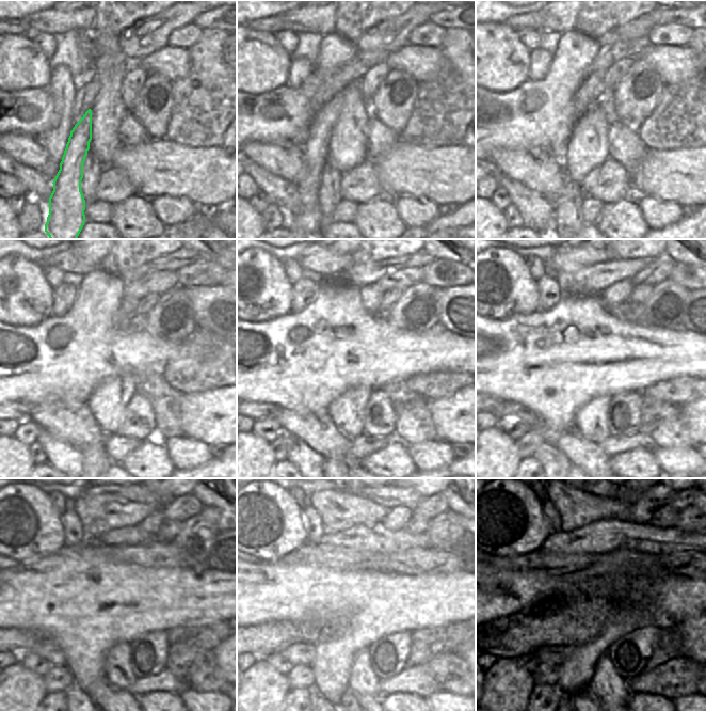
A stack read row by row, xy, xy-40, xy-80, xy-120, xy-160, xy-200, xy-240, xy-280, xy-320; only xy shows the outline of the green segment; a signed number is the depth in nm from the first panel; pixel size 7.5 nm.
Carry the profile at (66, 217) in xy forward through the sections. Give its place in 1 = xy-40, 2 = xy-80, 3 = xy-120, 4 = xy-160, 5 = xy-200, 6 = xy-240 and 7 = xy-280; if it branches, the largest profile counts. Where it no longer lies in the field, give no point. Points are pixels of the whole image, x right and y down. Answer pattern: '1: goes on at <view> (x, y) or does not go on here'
1: goes on at xy-40 (315, 149)
2: goes on at xy-80 (591, 90)
3: goes on at xy-120 (125, 319)
4: goes on at xy-160 (371, 296)
5: goes on at xy-200 (619, 293)
6: goes on at xy-240 (150, 524)
7: goes on at xy-280 (397, 518)

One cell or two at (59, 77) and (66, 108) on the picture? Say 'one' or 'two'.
one

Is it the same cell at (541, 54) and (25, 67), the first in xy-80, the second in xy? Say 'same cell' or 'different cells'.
different cells

